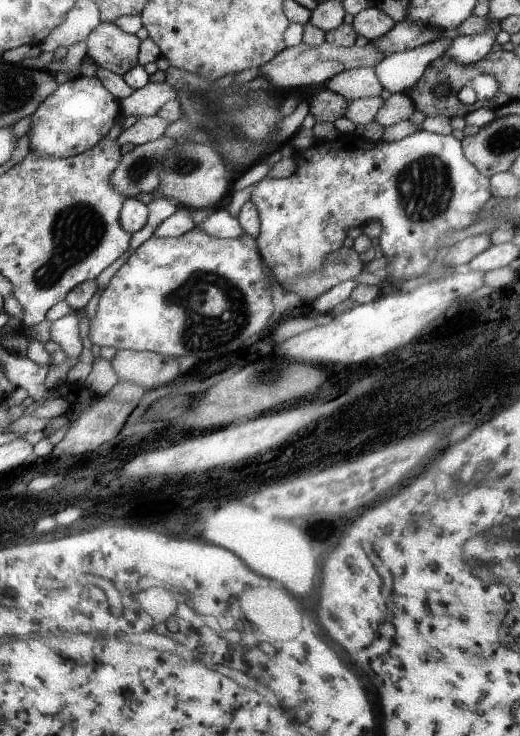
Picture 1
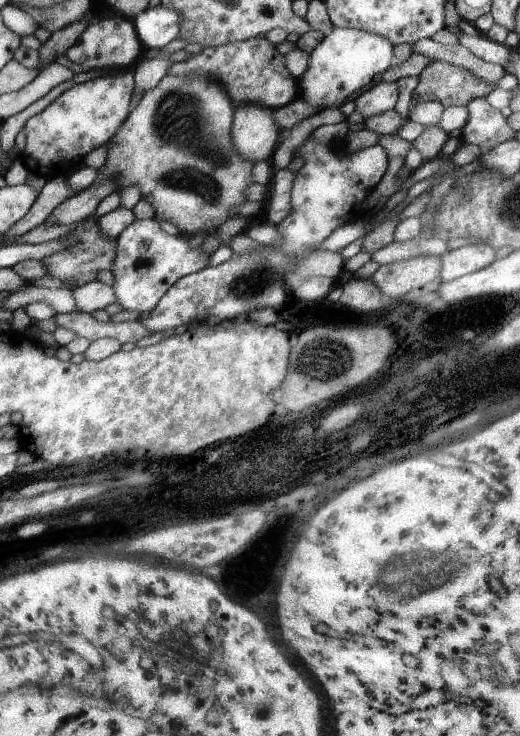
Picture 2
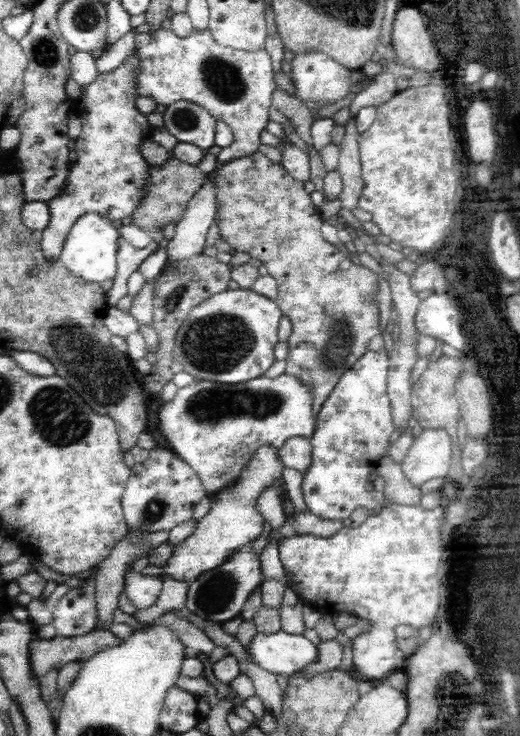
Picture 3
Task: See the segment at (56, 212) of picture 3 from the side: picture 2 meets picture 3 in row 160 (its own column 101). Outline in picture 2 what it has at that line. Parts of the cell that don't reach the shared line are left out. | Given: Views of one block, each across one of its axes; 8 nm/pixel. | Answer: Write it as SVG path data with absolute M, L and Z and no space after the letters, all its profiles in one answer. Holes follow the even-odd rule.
M123 68L89 82L74 84L64 91L24 126L26 148L21 157L26 169L46 179L66 178L72 170L84 163L86 155L94 148L106 144L117 135L129 117L135 88L136 74L132 68Z

